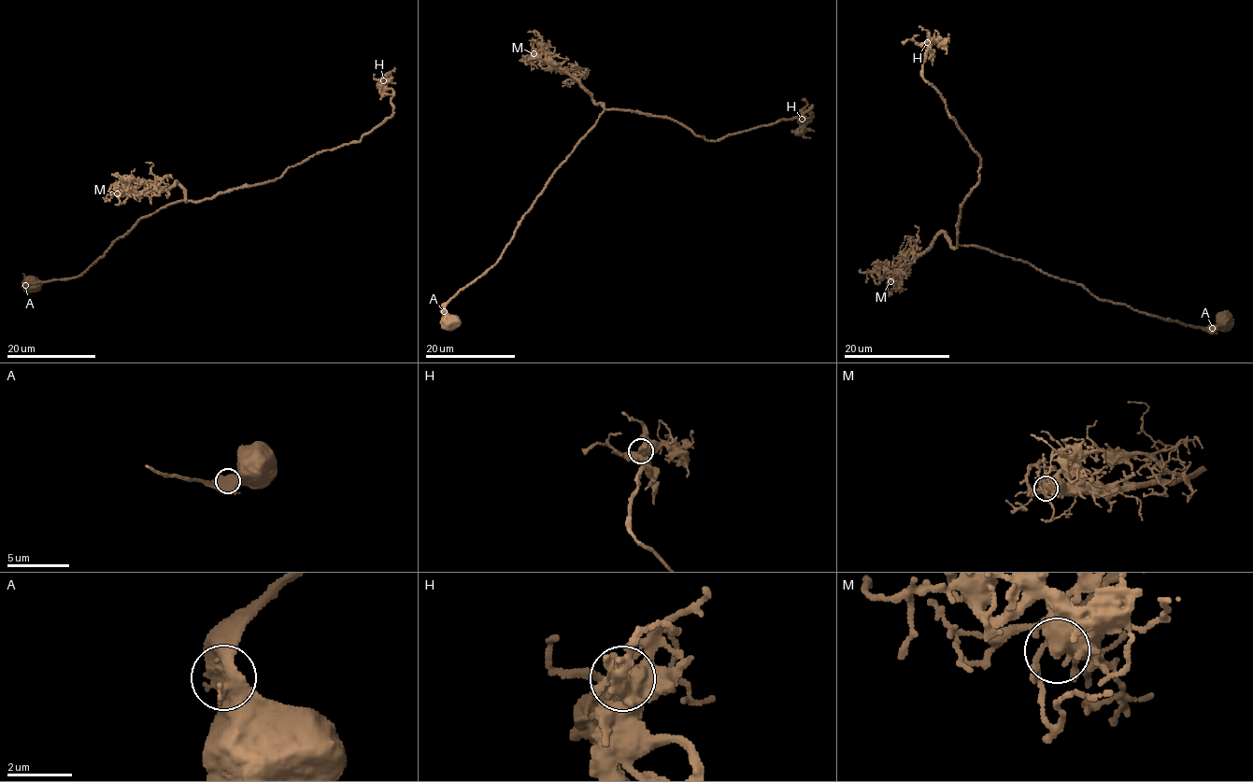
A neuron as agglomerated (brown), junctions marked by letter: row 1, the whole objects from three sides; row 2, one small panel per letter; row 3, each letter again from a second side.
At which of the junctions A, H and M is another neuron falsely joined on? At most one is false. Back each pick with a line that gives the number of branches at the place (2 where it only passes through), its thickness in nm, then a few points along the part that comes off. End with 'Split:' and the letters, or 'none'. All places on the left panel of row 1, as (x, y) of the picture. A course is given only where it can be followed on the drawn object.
Split: none

